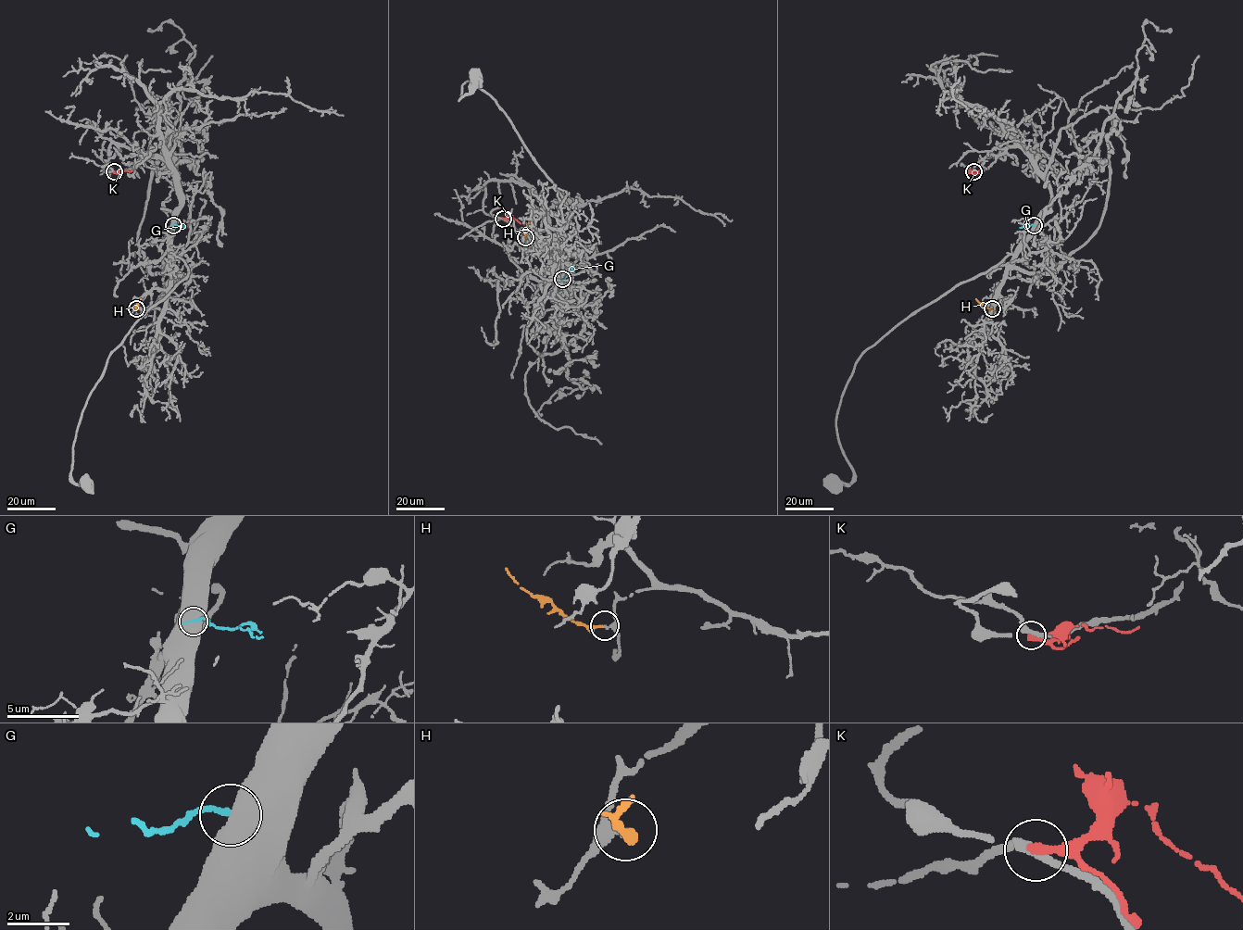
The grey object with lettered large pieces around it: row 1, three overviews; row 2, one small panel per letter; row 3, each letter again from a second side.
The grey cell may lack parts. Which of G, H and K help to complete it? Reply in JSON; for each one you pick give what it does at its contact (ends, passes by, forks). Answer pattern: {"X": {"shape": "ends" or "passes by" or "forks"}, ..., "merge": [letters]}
{"merge": []}

